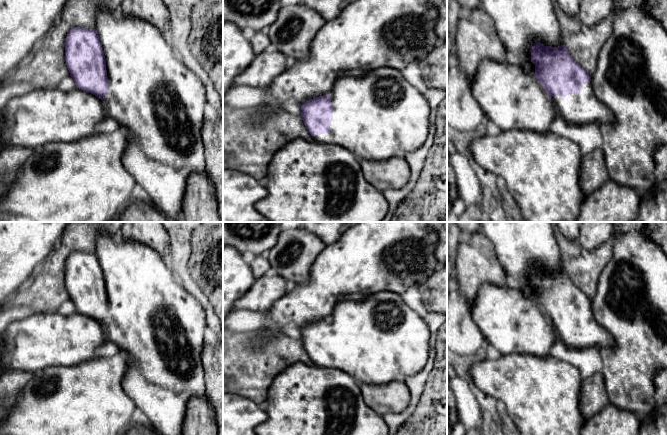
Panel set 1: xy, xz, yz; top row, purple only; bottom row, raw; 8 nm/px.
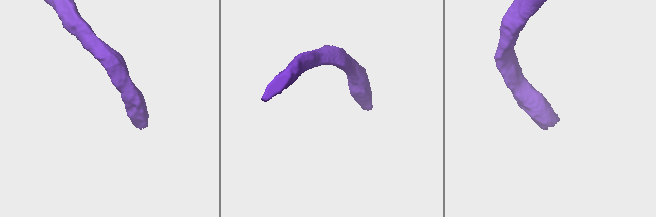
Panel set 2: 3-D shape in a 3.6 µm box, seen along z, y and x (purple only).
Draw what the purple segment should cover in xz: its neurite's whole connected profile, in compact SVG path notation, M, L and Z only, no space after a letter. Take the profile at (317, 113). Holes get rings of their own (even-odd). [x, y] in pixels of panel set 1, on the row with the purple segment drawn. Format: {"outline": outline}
{"outline": "M380 67L361 76L341 76L329 95L307 100L301 106L303 122L316 142L339 145L351 151L357 159L384 161L404 158L421 147L429 134L431 110L422 92L411 85L397 69Z"}

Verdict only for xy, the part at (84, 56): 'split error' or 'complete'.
split error

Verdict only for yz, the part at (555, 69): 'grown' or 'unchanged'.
grown

